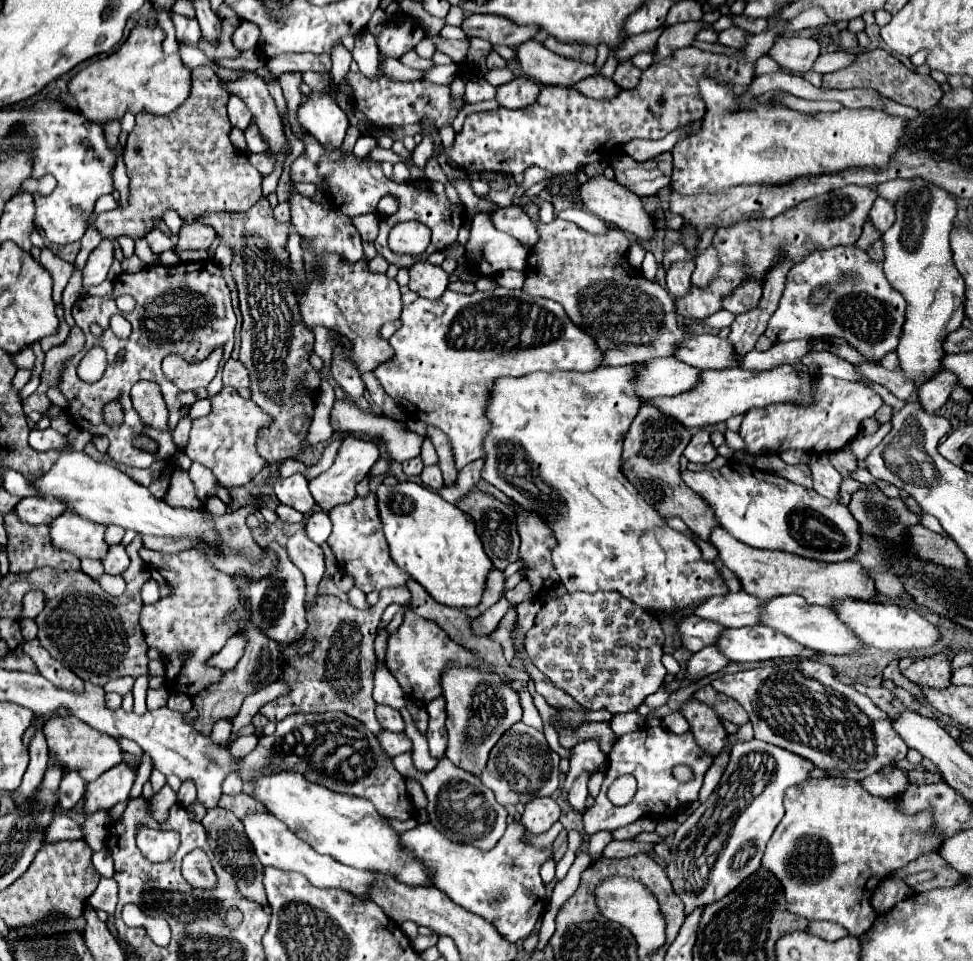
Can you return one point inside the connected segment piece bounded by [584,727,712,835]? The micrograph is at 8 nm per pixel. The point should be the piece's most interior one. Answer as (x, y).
(650, 754)

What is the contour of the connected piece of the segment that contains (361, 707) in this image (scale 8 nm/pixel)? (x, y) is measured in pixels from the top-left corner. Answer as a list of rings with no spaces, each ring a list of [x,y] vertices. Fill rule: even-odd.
[[[408,587],[384,589],[380,591],[380,601],[370,611],[360,611],[350,603],[334,597],[334,595],[318,595],[310,607],[306,607],[308,627],[300,641],[278,643],[280,659],[278,665],[282,669],[278,681],[286,683],[290,691],[286,695],[276,697],[266,703],[260,713],[270,721],[278,723],[280,719],[292,713],[326,713],[326,711],[342,711],[366,725],[372,733],[378,733],[382,727],[376,721],[372,699],[376,657],[374,657],[374,639],[376,627],[380,623],[382,611],[390,603],[408,603]],[[304,643],[316,643],[308,655],[300,655],[300,647]]]

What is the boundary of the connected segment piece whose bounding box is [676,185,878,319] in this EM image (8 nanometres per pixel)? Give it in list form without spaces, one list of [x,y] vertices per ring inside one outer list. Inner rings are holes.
[[[846,185],[842,189],[834,189],[820,197],[802,201],[790,211],[776,215],[774,219],[760,221],[744,221],[732,227],[720,227],[714,235],[714,249],[718,251],[718,259],[722,269],[718,277],[712,281],[708,289],[692,287],[690,295],[676,299],[676,313],[688,315],[696,319],[704,319],[722,309],[720,301],[742,281],[742,263],[748,265],[748,273],[752,273],[760,283],[764,273],[776,263],[776,259],[786,257],[792,263],[800,261],[808,253],[816,249],[830,249],[838,245],[854,245],[862,233],[862,225],[872,209],[872,203],[878,197],[878,189],[874,185]]]

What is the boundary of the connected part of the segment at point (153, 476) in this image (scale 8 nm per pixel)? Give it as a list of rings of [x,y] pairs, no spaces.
[[[164,459],[164,461],[156,461],[152,463],[148,469],[130,469],[126,465],[116,465],[118,469],[122,469],[124,473],[132,475],[132,479],[140,485],[146,485],[154,497],[162,499],[168,489],[170,489],[170,477],[176,471],[176,459]]]

